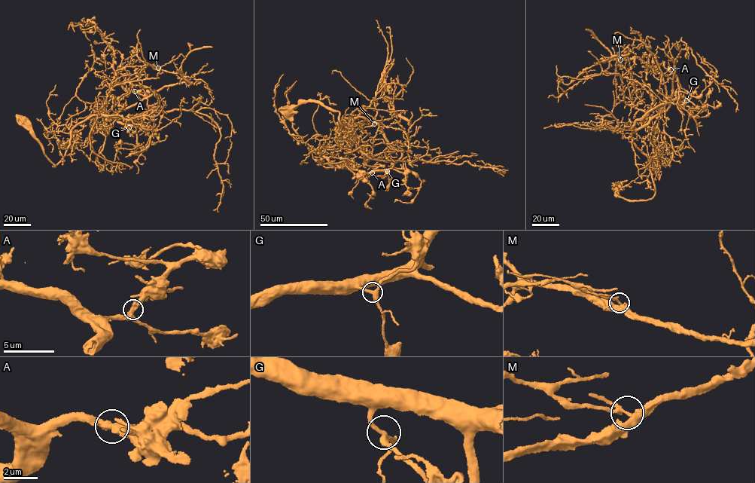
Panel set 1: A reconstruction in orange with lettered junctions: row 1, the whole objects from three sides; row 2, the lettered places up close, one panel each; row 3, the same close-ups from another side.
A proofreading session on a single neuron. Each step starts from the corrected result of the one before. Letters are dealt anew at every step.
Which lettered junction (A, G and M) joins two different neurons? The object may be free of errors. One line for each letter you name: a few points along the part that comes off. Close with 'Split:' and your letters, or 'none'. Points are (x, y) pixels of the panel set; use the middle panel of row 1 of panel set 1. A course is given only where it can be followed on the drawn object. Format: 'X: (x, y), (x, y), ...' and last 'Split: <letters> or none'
M: (374, 123), (363, 128), (360, 136), (349, 136), (345, 139), (346, 140), (349, 140), (354, 120)
Split: M

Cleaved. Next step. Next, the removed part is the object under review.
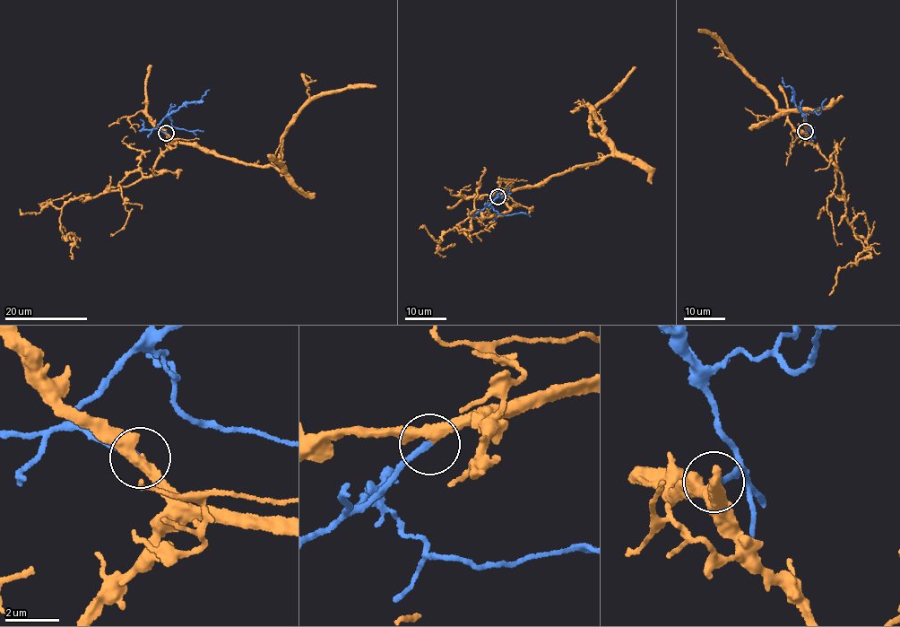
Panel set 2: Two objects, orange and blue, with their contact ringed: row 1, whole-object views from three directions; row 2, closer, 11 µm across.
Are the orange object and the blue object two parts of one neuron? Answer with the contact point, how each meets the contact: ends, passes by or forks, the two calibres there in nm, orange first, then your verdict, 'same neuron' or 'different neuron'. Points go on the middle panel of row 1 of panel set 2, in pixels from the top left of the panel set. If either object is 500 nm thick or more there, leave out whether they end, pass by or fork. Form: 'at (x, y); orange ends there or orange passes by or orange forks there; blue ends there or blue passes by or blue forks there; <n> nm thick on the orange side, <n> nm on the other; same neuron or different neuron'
at (497, 196); orange passes by; blue ends there; 340 nm thick on the orange side, 220 nm on the other; same neuron

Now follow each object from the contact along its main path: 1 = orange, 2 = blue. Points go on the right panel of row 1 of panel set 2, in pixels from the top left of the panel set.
1: (805, 131), (810, 124), (806, 125), (805, 109), (778, 108), (768, 92), (752, 82), (709, 33), (698, 29)
2: (805, 131), (809, 127), (795, 102), (794, 92), (791, 87), (785, 86), (782, 77)

